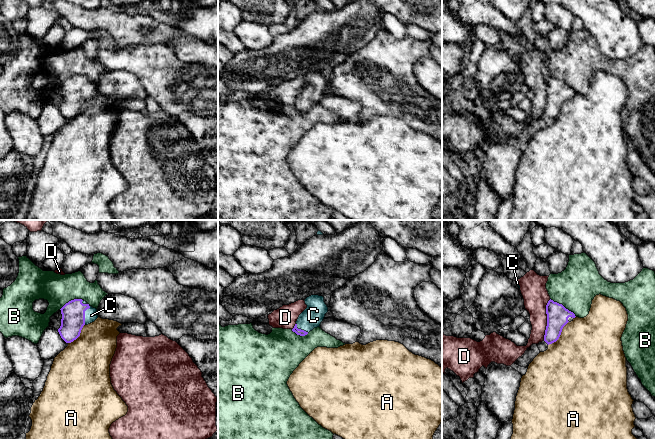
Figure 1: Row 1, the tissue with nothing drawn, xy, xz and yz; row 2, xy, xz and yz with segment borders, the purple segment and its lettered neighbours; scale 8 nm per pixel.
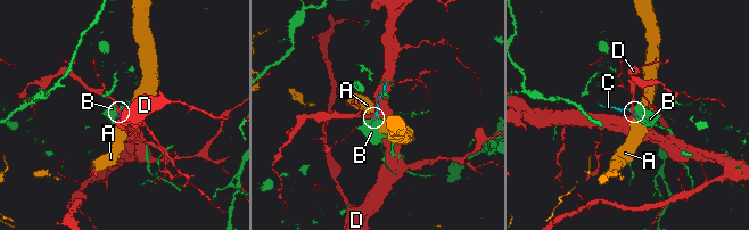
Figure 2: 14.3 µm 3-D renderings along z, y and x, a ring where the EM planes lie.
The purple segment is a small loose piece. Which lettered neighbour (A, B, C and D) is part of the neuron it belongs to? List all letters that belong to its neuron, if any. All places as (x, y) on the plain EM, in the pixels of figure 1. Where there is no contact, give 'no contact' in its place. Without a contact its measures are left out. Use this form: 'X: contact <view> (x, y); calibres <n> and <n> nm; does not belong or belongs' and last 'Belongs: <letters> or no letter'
A: contact yz (560, 110); calibres 180 and 500 nm; does not belong
B: contact yz (562, 81); calibres 180 and 340 nm; does not belong
C: contact xy (85, 86); calibres 190 and 100 nm; belongs
D: contact yz (547, 96); calibres 180 and 200 nm; does not belong
Belongs: C

